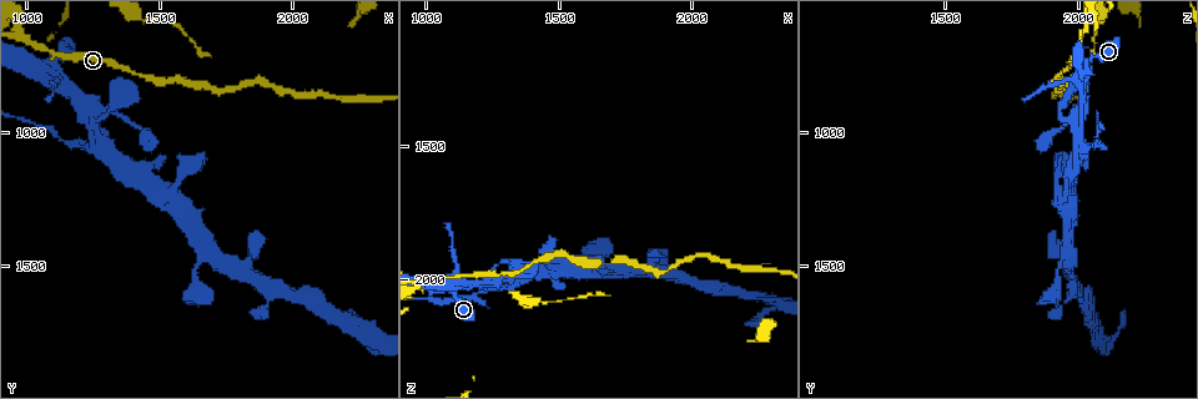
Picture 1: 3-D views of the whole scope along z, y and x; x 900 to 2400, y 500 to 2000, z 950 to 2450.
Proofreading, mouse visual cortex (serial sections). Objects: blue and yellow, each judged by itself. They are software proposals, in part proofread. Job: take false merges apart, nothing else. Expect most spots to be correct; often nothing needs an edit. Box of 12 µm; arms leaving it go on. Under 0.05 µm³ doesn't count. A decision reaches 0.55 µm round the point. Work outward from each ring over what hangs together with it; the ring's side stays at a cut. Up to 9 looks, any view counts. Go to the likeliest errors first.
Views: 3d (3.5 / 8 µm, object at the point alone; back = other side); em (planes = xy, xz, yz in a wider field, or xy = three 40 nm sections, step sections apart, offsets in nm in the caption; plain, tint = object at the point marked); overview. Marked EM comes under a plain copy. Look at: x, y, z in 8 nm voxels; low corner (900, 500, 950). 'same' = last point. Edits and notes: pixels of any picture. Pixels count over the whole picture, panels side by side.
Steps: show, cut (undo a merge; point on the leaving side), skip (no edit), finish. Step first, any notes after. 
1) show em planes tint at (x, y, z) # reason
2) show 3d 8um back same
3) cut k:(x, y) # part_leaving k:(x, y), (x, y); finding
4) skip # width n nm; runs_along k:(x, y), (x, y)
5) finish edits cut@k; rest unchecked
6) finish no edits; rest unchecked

show 3d 3.5um at (1140, 1030, 2070) # a narrow waist

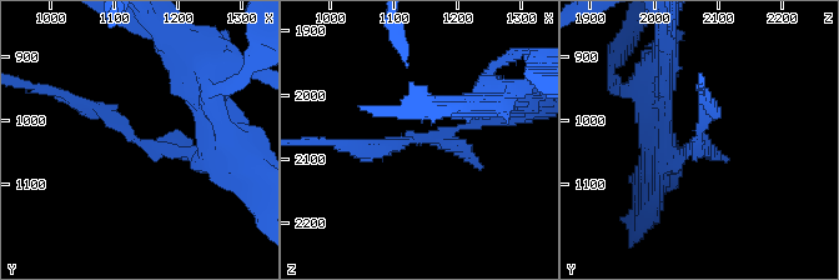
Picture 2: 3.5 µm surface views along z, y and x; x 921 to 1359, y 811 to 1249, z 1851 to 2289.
show em xy step 1 tint at (1135, 1030, 2070)

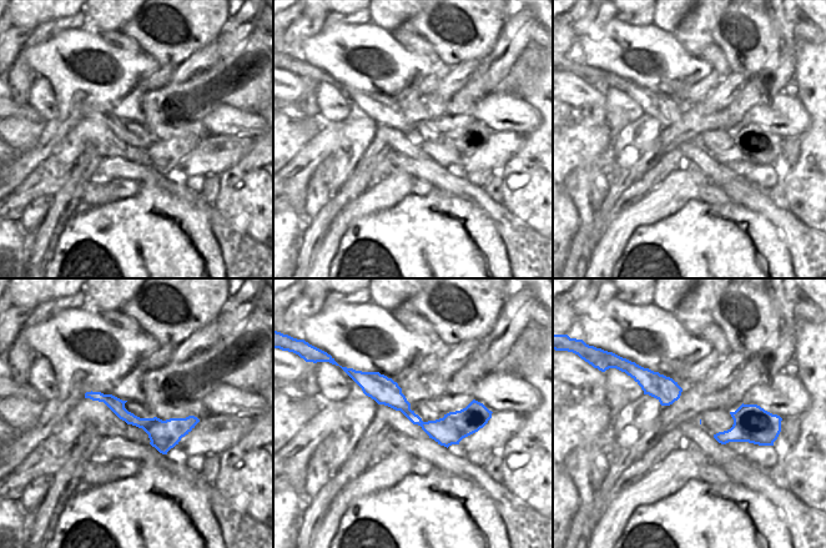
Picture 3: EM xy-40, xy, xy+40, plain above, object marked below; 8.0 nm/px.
cut 2:(127, 131) # part_leaving 2:(169, 148), (137, 144), (103, 109), (69, 98); a second cell is stuck on

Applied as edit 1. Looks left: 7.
show 3d 3.5um at (1350, 880, 1950)

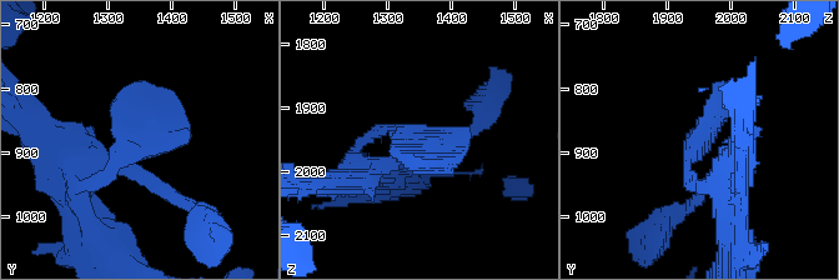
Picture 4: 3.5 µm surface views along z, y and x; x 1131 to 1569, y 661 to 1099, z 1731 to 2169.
show em planes tint at (1350, 875, 1960)

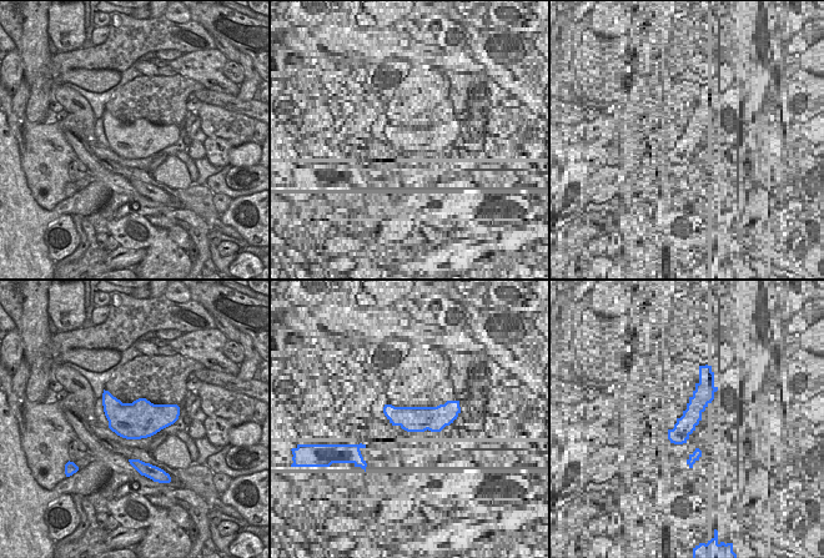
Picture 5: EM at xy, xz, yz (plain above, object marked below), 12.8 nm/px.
skip # runs_along 4:(80, 186), (164, 114), (164, 90); all the same cell

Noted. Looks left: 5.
show 3d 3.5um back at (1670, 1410, 1960) # three-way junction

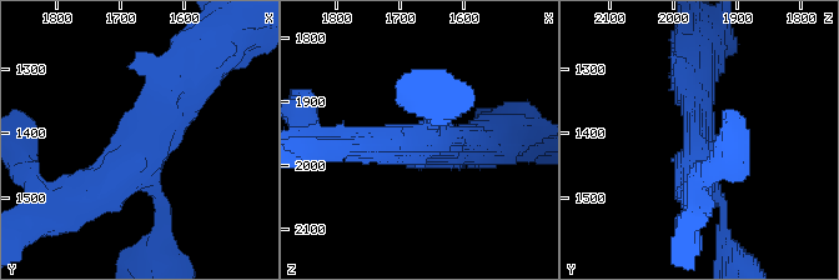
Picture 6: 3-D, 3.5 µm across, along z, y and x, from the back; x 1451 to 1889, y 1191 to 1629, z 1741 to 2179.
show em xy step 3 tint at (1665, 1425, 1965) # shape alone is not enough

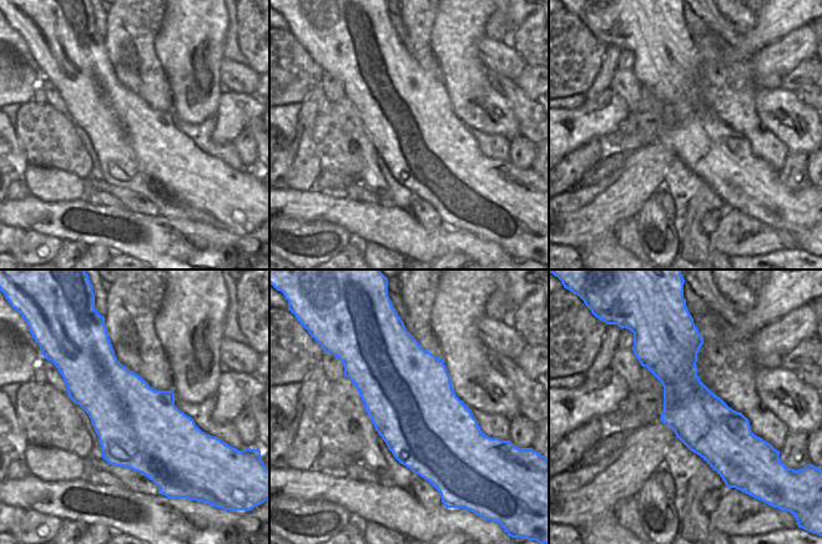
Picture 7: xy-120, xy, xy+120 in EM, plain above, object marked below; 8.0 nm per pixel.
show em xy step 1 tint same # another direction

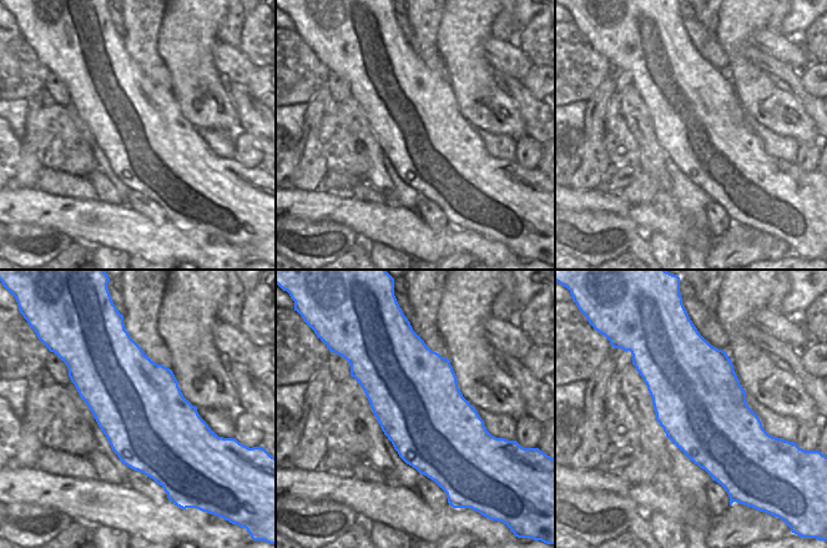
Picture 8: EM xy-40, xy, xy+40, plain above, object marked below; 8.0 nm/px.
skip # runs_along 6:(192, 78), (120, 170), (74, 196); all the same cell

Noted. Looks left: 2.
show em xy step 3 tint at (2310, 1800, 2080) # abrupt turn

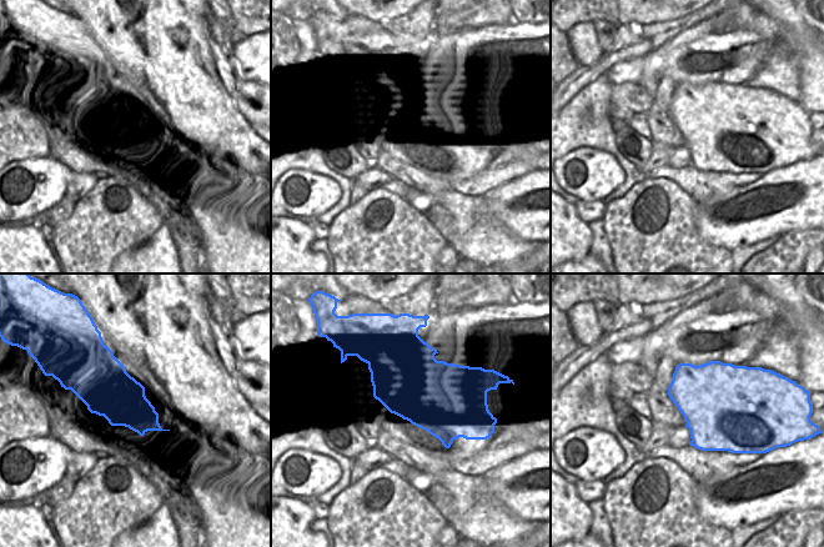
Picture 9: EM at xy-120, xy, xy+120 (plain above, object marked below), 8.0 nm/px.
show 3d 3.5um same

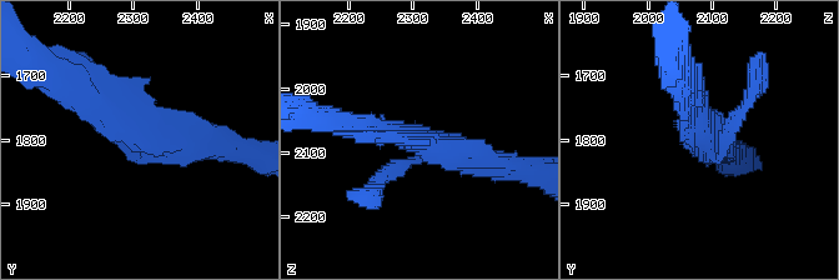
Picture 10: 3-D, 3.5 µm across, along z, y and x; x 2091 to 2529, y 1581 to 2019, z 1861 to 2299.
skip # runs_along 10:(80, 85), (195, 146); continuous, no second cell

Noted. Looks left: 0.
finish edits cut@2; rest unchecked

